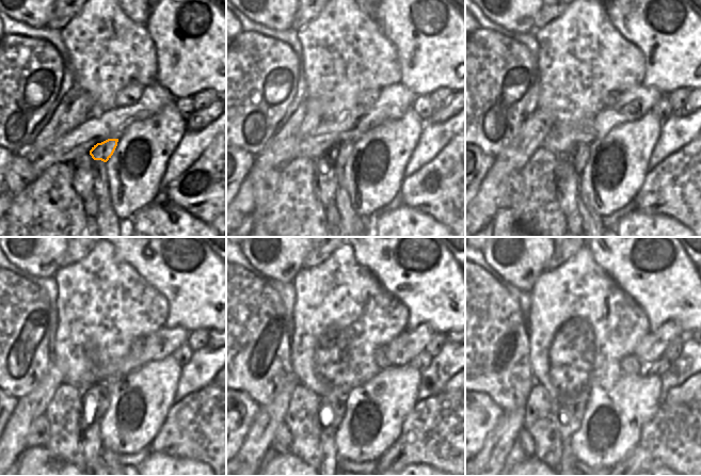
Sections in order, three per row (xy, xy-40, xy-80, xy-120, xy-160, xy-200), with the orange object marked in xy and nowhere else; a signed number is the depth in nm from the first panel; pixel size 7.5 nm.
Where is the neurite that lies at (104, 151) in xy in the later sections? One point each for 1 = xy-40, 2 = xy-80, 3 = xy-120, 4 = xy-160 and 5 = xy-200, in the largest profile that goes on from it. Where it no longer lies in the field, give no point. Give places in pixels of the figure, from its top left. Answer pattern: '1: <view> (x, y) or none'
1: xy-40 (339, 153)
2: xy-80 (578, 153)
3: xy-120 (101, 393)
4: xy-160 (332, 423)
5: xy-200 (568, 425)

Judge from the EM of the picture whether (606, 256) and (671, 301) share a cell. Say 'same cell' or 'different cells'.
same cell

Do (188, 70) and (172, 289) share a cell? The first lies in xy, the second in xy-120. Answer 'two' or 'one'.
one

